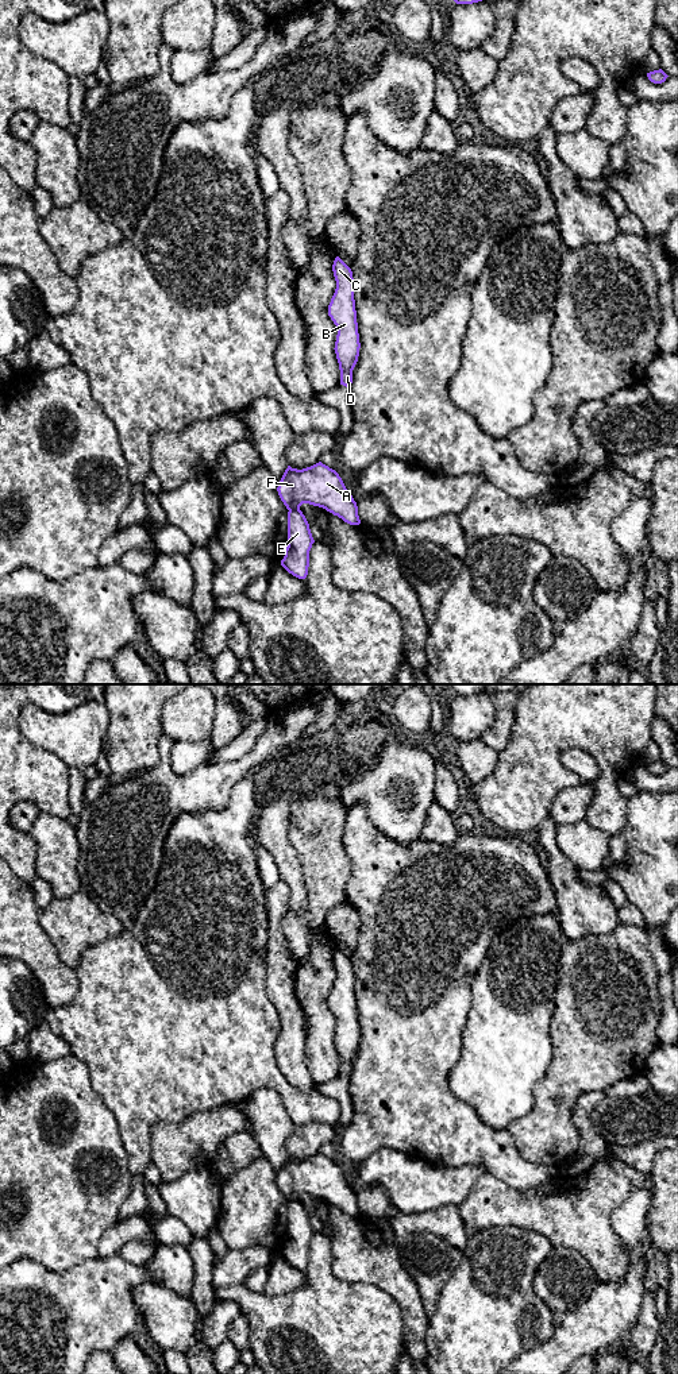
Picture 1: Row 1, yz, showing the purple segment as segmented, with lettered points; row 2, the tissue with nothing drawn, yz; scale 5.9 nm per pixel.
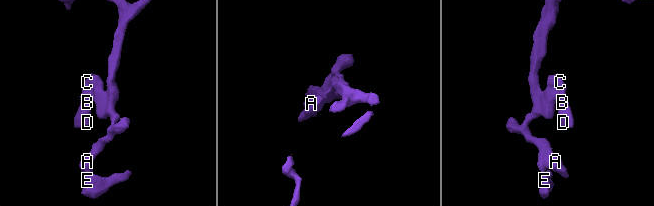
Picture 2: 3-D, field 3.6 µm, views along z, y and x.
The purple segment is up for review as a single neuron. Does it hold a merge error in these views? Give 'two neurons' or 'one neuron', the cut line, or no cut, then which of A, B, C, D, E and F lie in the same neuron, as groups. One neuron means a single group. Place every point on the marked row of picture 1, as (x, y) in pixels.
two neurons; cut in yz along (299, 508), (289, 510); A B C D F / E

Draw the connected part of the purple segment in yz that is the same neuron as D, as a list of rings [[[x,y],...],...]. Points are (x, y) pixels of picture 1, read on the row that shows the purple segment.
[[[336,256],[332,265],[336,289],[328,305],[328,316],[336,325],[335,354],[340,370],[340,385],[350,387],[353,370],[359,356],[359,333],[351,269]]]

